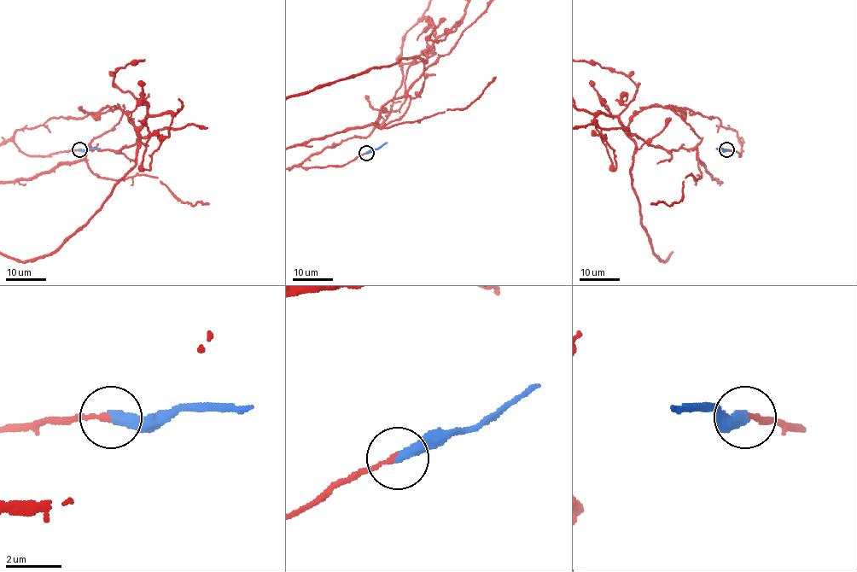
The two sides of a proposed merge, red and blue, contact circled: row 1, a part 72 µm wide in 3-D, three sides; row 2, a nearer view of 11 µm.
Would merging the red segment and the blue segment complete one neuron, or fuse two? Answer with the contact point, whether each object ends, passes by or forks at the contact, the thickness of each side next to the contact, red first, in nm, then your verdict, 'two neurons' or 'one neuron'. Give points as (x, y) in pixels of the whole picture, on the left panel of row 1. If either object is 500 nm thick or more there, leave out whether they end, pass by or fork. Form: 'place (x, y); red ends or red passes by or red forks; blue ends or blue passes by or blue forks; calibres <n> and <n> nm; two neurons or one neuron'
place (79, 149); red ends; blue ends; calibres 220 and 400 nm; one neuron

